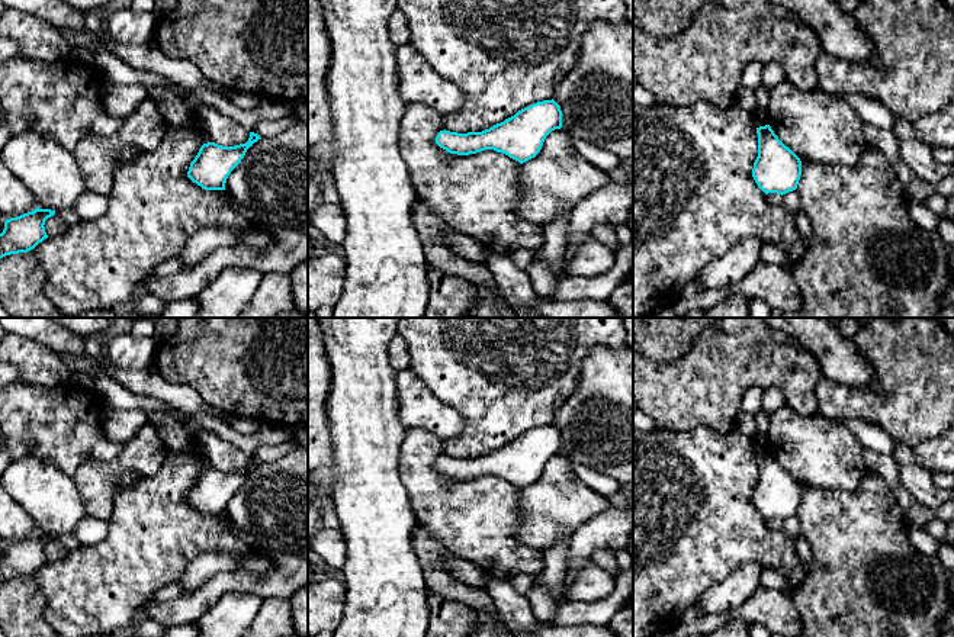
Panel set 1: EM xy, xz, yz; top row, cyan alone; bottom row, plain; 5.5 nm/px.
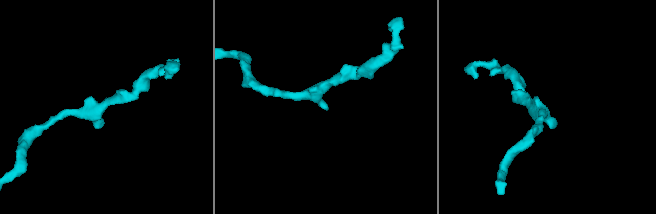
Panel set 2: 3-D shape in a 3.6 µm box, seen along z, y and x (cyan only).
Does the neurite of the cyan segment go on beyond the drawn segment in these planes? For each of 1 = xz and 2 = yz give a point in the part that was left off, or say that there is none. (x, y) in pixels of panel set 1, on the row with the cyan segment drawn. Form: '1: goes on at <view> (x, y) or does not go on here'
1: does not go on here
2: does not go on here

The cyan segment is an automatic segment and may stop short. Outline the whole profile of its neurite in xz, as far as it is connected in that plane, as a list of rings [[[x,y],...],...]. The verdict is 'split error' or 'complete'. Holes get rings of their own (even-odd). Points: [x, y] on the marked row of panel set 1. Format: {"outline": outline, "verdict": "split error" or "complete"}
{"outline": [[[552,99],[533,103],[482,132],[440,131],[436,144],[457,155],[494,149],[523,164],[540,152],[546,136],[552,131],[560,128],[562,110]]], "verdict": "complete"}

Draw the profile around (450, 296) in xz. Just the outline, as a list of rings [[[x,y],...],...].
[[[428,267],[430,300],[423,318],[468,318],[482,296],[472,281]]]

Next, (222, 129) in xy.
[[[197,106],[193,113],[203,122],[212,142],[218,145],[235,147],[245,144],[250,138],[250,131],[215,107]]]

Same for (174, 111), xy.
[[[158,86],[145,89],[168,125],[187,125],[193,120],[195,113],[192,109],[171,90]]]

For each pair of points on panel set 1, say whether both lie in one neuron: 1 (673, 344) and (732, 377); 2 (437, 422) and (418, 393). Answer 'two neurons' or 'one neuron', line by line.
1: two neurons
2: one neuron

